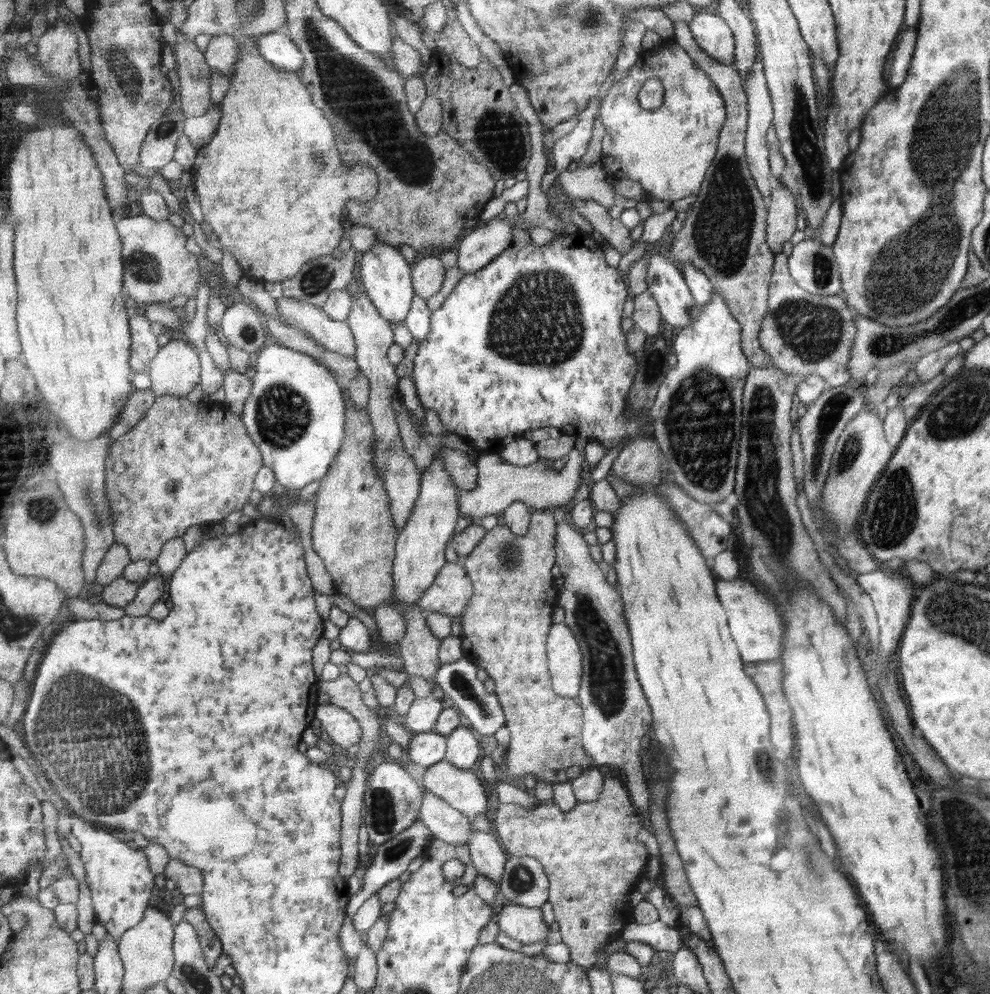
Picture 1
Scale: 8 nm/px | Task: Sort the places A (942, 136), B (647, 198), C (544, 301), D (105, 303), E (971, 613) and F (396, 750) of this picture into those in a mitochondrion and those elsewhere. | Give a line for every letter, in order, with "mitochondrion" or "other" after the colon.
A: mitochondrion
B: other
C: mitochondrion
D: other
E: mitochondrion
F: other

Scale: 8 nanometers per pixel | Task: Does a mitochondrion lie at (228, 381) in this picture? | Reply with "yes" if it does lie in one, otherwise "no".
no

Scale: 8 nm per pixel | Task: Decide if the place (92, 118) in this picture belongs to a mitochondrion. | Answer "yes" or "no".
no

